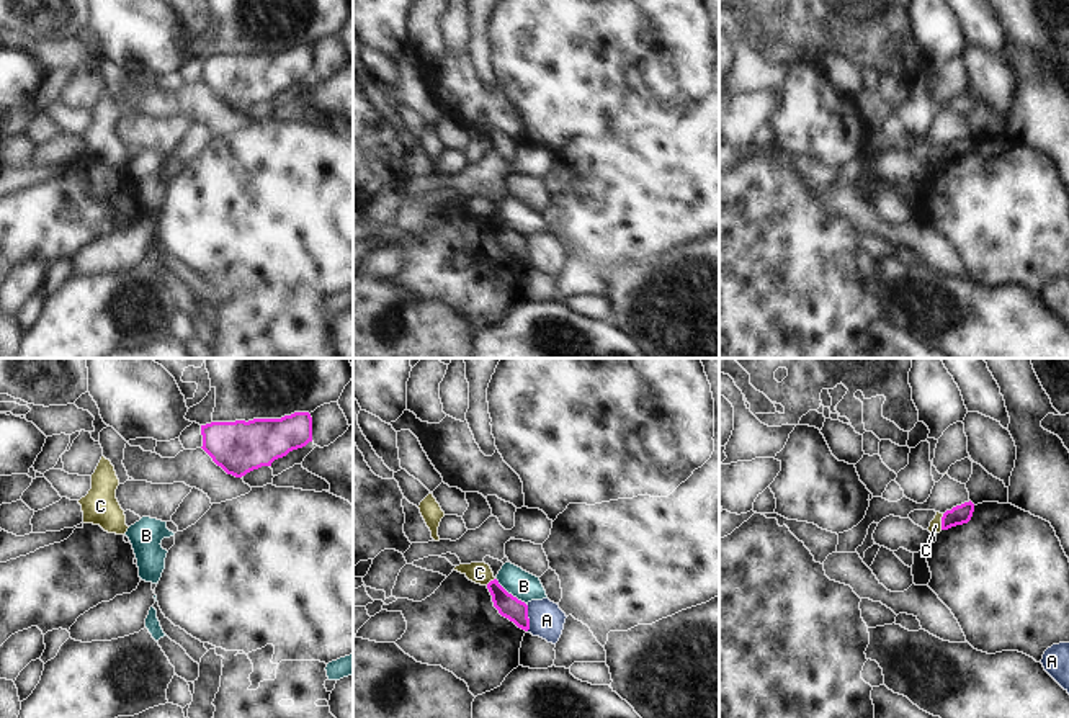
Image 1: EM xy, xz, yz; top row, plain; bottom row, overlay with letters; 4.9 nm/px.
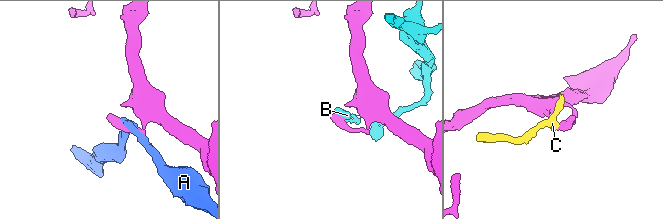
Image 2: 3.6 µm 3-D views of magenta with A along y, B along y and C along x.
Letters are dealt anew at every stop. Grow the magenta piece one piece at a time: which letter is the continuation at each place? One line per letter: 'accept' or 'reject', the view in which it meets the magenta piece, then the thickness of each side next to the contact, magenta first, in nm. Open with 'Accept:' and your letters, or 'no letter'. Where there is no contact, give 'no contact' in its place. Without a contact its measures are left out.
Accept: no letter
A: reject; contact in xz; calibres 110 and 180 nm
B: reject; contact in xz; calibres 110 and 140 nm
C: reject; contact in yz; calibres 100 and 60 nm

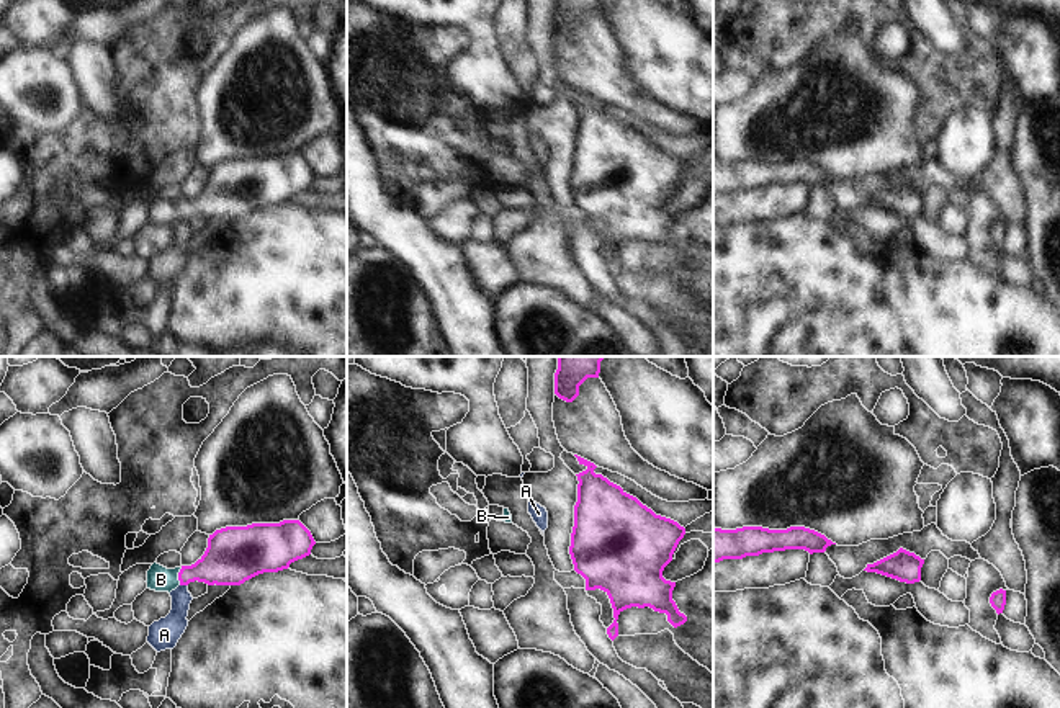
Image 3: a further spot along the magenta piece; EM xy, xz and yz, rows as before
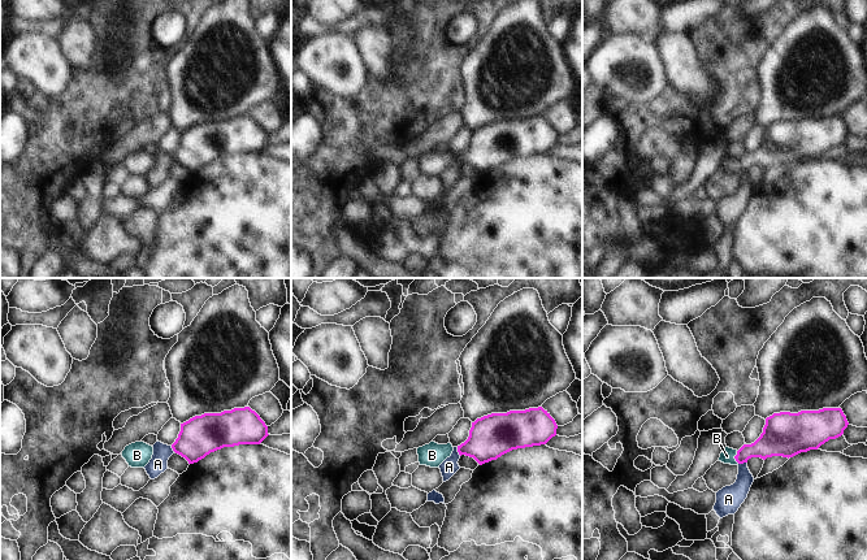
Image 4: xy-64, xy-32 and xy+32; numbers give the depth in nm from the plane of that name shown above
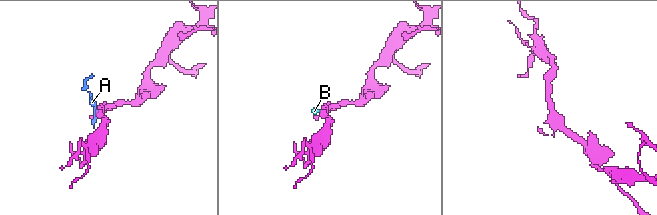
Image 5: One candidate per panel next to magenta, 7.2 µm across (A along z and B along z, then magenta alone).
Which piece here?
Accept: B
A: reject; contact in xy; calibres 240 and 140 nm
B: accept; contact in xy; calibres 240 and 130 nm

